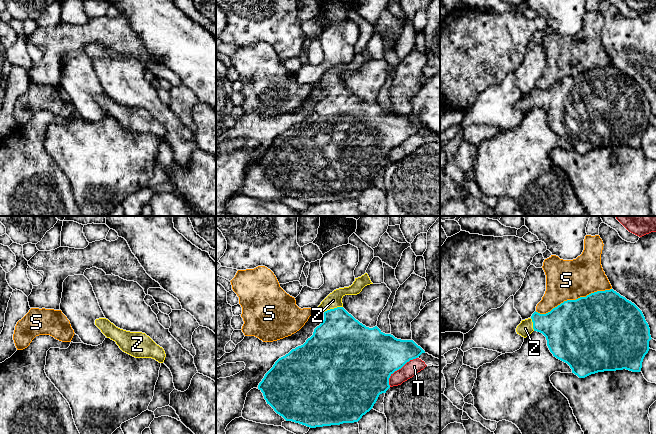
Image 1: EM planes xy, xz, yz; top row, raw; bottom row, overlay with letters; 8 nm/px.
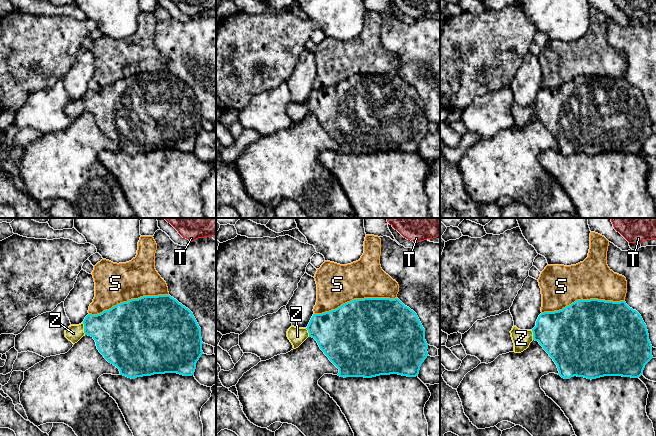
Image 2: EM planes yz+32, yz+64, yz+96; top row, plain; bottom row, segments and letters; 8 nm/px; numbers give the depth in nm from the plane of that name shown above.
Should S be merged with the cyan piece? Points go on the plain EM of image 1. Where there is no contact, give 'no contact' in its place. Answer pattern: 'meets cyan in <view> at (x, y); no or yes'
meets cyan in yz at (573, 76); no

